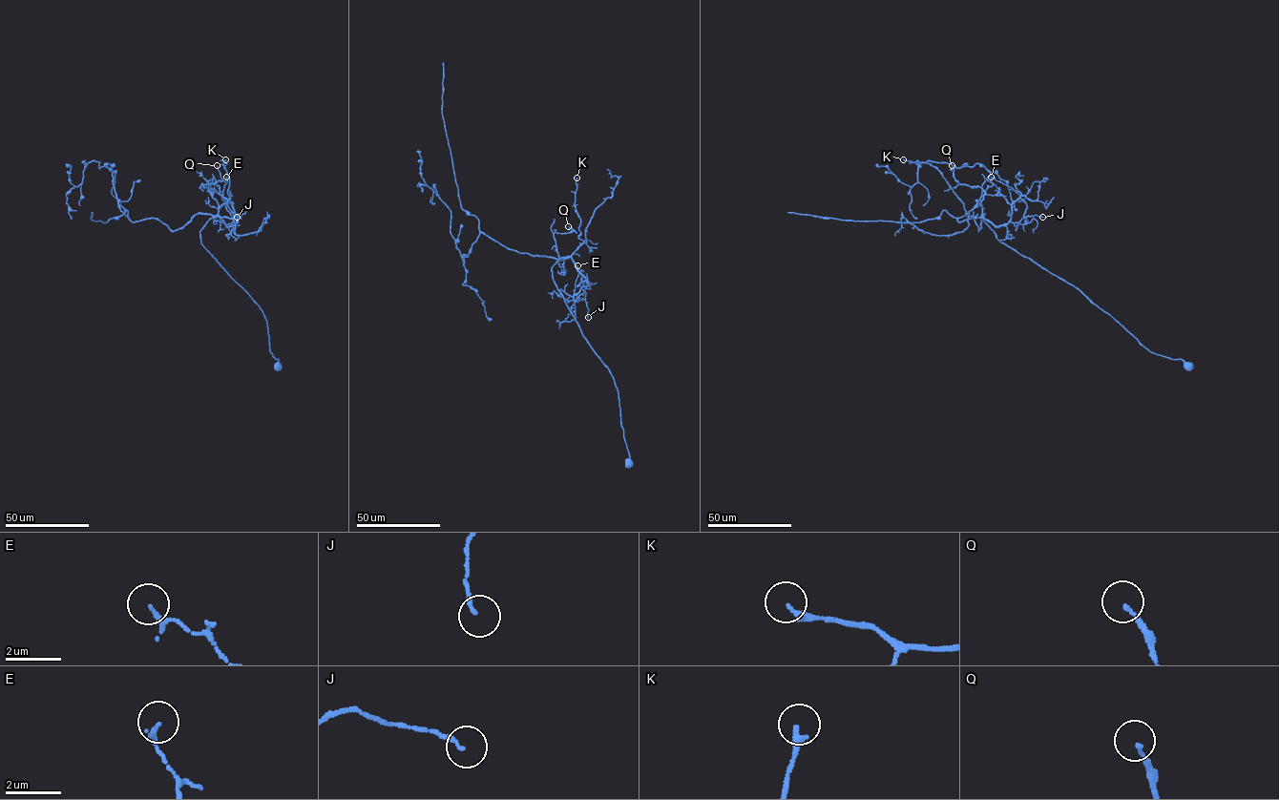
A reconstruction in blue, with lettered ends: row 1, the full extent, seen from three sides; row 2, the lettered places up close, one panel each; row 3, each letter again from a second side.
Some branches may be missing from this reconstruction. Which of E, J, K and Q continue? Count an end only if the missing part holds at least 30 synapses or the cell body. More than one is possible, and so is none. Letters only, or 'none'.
none

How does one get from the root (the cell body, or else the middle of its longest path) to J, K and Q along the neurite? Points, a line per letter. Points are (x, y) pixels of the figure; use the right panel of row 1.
J: (1187, 366), (1150, 351), (1079, 289), (1001, 242), (982, 216), (1005, 224), (1020, 199), (1024, 216), (1042, 217)
K: (1187, 366), (1150, 351), (1079, 289), (1001, 242), (981, 216), (968, 218), (962, 201), (933, 166), (903, 159)
Q: (1187, 366), (1181, 359), (1150, 351), (1079, 289), (1001, 242), (982, 218), (984, 191), (957, 184), (952, 165)

